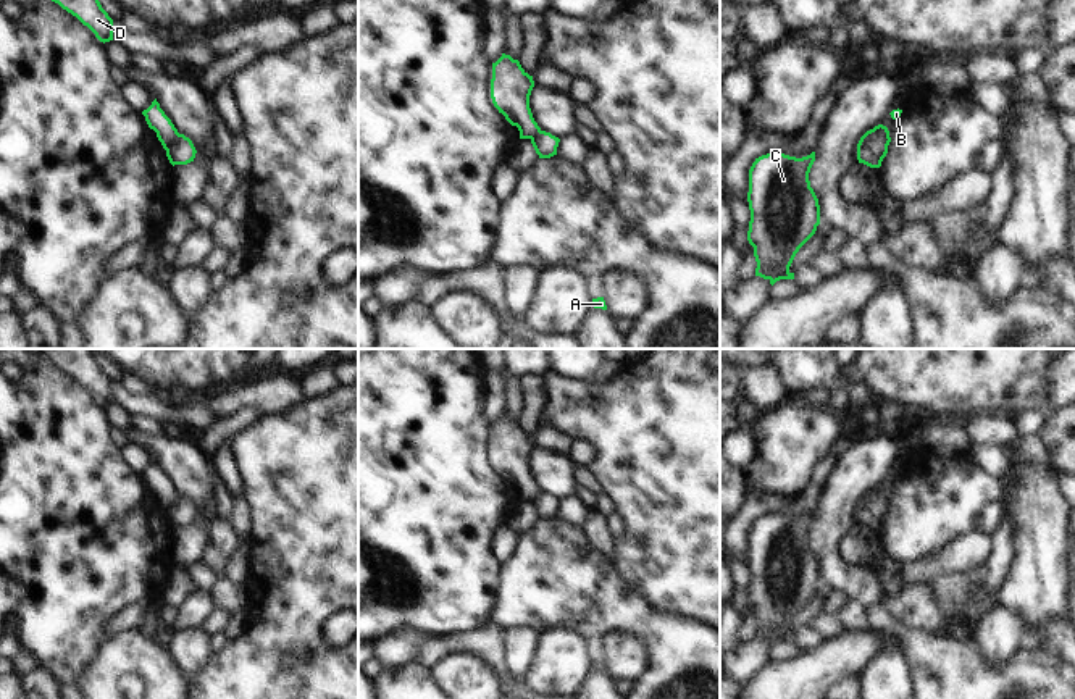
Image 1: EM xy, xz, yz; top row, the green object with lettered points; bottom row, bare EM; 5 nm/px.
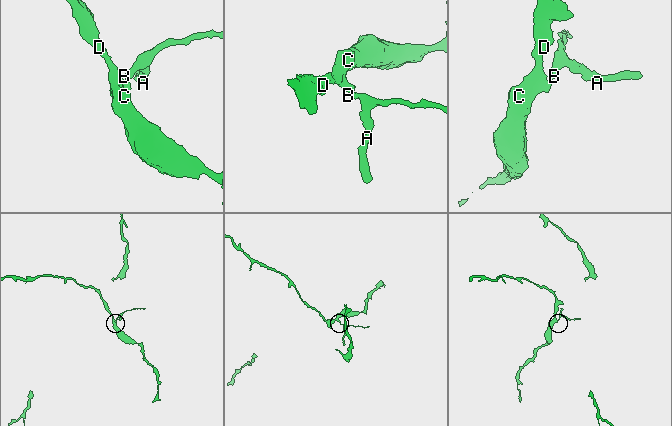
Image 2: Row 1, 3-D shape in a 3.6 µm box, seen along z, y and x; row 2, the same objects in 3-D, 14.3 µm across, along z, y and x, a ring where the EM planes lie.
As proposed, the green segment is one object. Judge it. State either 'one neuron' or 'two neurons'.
two neurons

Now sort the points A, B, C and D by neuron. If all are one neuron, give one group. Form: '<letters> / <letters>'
A B / C D

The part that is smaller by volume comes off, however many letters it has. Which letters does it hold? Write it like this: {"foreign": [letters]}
{"foreign": ["A", "B"]}

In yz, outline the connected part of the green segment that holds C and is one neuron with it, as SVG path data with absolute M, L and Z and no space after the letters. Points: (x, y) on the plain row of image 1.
M770 513L749 531L747 602L754 609L755 638L772 647L794 641L789 628L820 586L818 560L809 542L814 523L815 513L802 520Z

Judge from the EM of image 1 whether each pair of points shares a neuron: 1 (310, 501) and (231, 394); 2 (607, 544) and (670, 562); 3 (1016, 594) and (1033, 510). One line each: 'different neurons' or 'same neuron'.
1: different neurons
2: different neurons
3: same neuron

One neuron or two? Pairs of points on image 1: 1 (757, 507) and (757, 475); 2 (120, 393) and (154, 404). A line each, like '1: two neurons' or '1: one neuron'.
1: two neurons
2: one neuron

